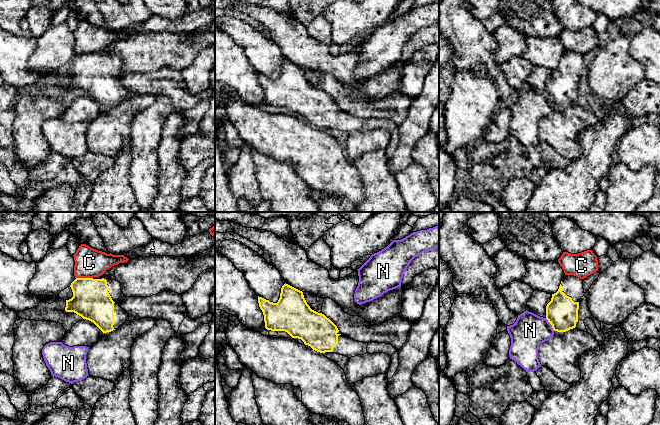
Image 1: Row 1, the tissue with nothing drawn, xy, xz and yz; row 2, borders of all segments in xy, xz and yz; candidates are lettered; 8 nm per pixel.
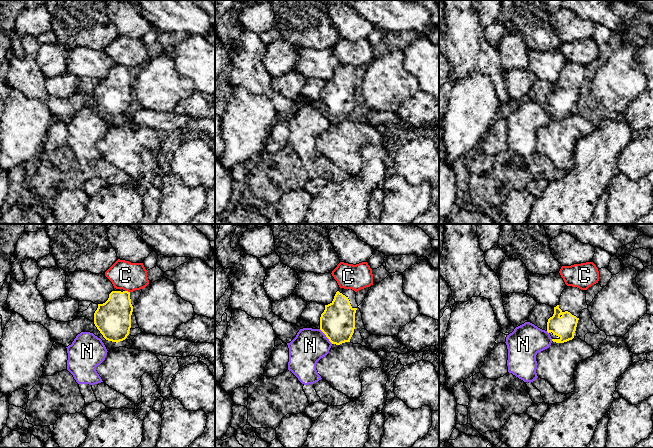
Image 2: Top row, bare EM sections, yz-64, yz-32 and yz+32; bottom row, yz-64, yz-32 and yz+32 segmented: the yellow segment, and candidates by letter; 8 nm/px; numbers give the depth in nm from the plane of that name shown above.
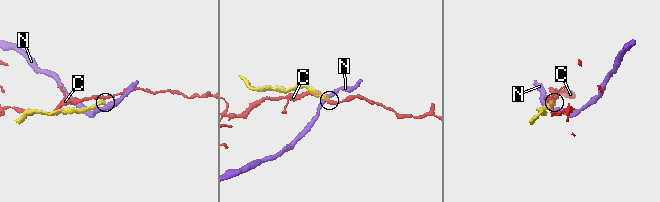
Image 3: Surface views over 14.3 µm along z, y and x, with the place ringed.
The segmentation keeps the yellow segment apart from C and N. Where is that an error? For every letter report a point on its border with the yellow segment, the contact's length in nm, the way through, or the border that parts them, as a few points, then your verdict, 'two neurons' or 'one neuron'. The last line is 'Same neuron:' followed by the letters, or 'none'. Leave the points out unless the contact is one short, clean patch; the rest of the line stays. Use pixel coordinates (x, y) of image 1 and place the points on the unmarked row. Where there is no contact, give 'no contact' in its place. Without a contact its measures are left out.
C: meets yellow in xy at (84, 54); contact 140 nm long; border along xy (76, 53), (92, 54); two neurons
N: meets yellow in yz at (550, 99); contact 130 nm long; border along yz (545, 94), (554, 106); two neurons
Same neuron: none

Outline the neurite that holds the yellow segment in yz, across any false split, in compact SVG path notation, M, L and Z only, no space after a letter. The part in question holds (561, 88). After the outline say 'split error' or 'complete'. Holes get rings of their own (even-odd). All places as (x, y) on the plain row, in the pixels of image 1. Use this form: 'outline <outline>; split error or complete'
outline M565 51L556 69L552 70L551 77L546 82L546 95L554 107L566 108L576 103L580 75L584 72L583 55L573 51Z; split error

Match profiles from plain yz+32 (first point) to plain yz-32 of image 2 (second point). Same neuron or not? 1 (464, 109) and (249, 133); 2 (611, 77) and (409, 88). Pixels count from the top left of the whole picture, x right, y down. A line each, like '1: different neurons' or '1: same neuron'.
1: same neuron
2: same neuron

